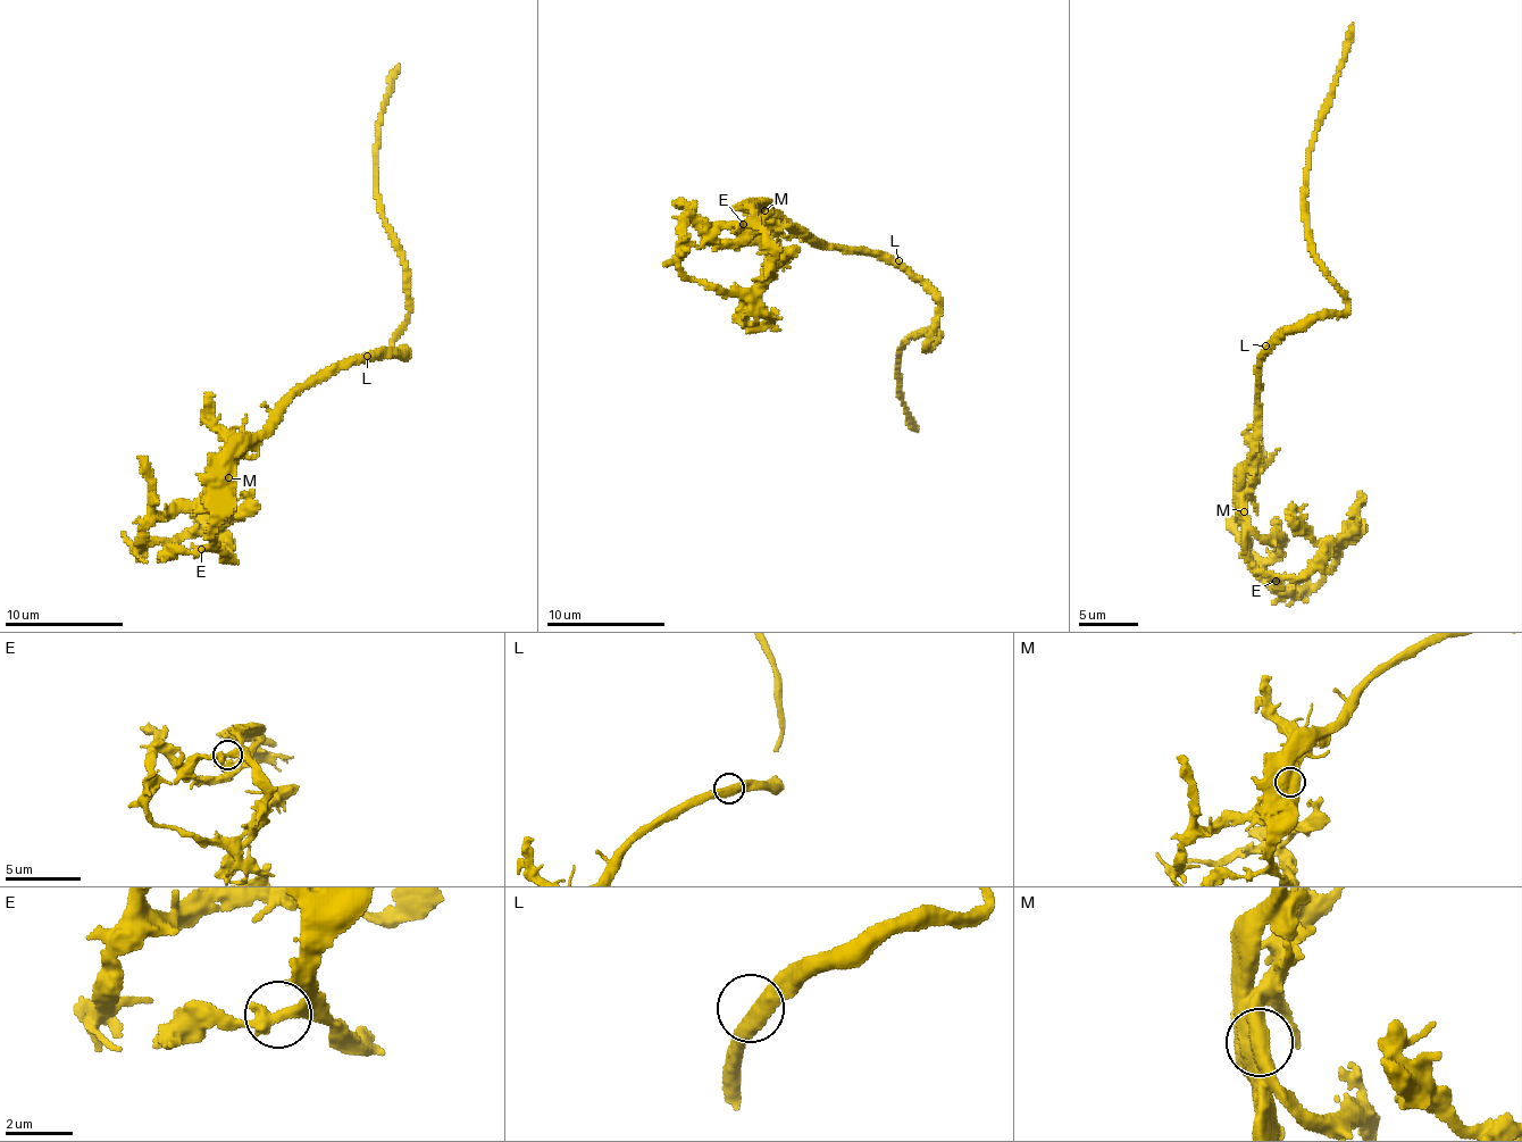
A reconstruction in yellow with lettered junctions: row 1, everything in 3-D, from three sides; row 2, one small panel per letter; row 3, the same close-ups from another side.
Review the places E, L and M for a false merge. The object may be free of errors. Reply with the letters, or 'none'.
M

